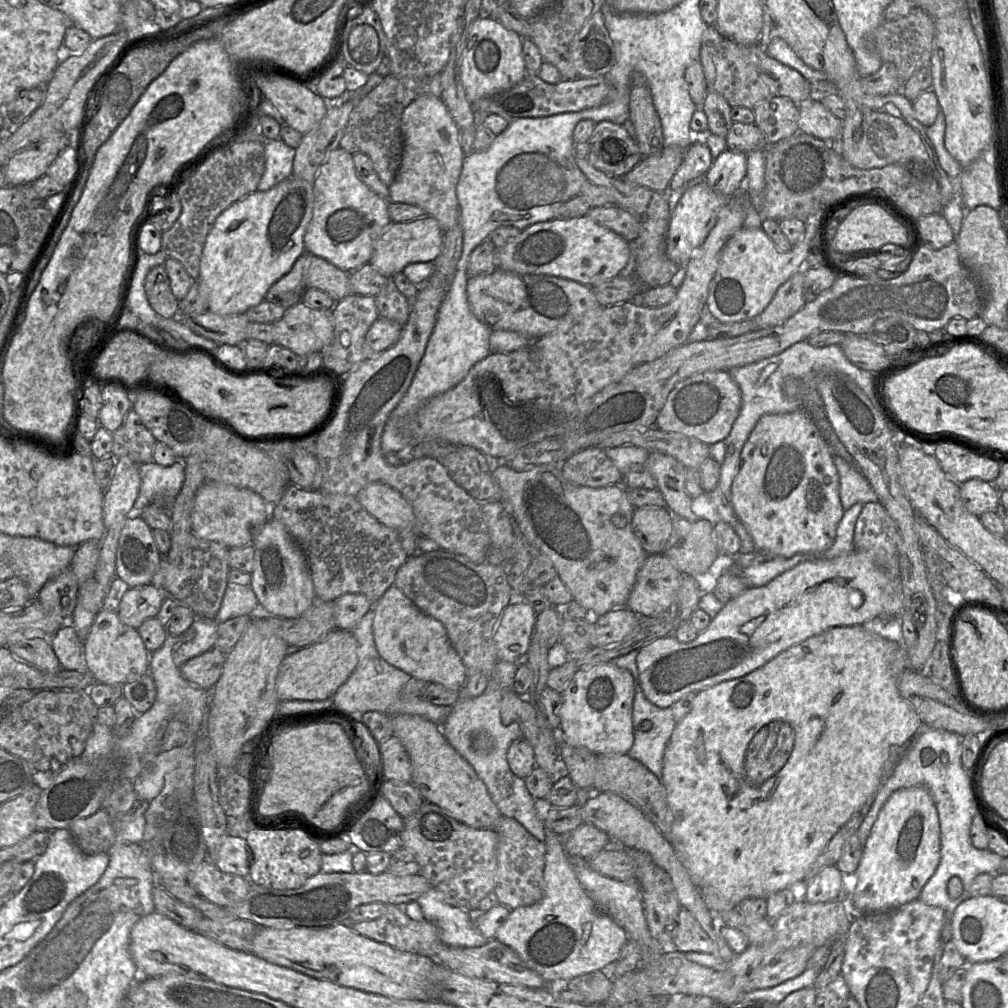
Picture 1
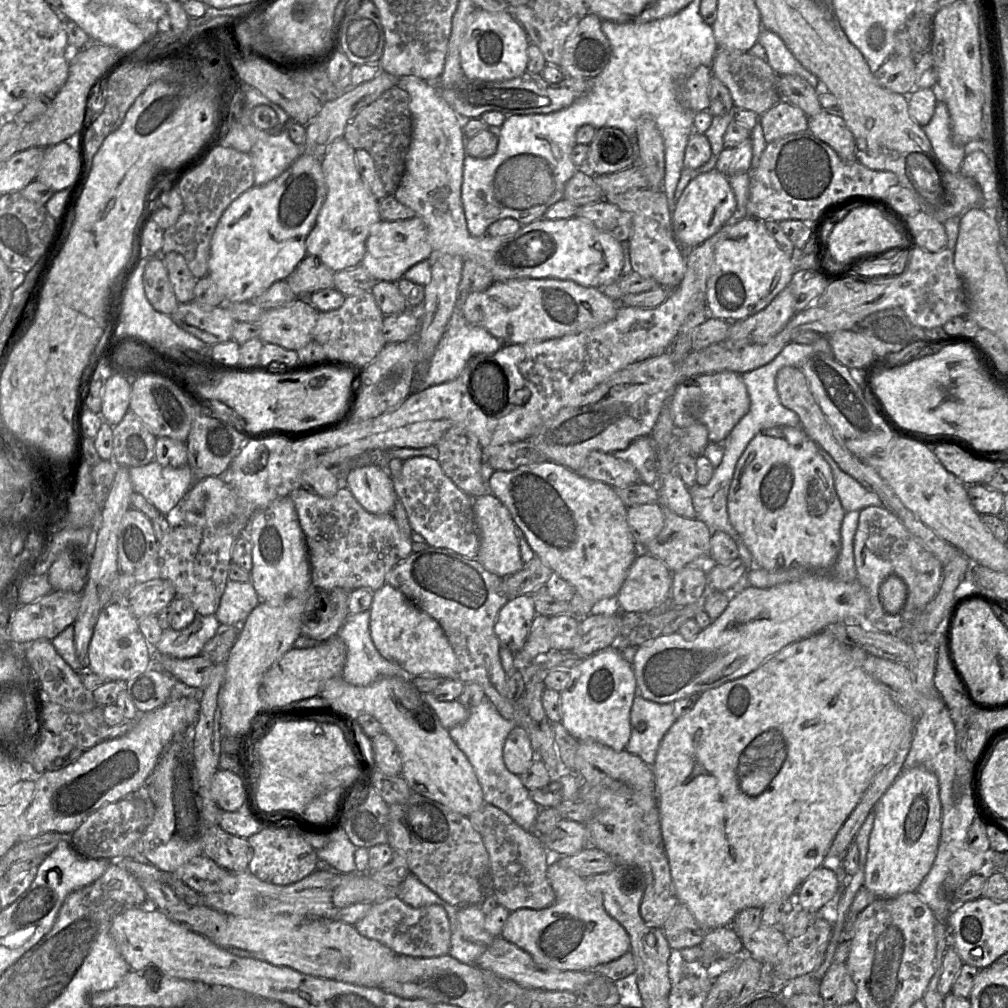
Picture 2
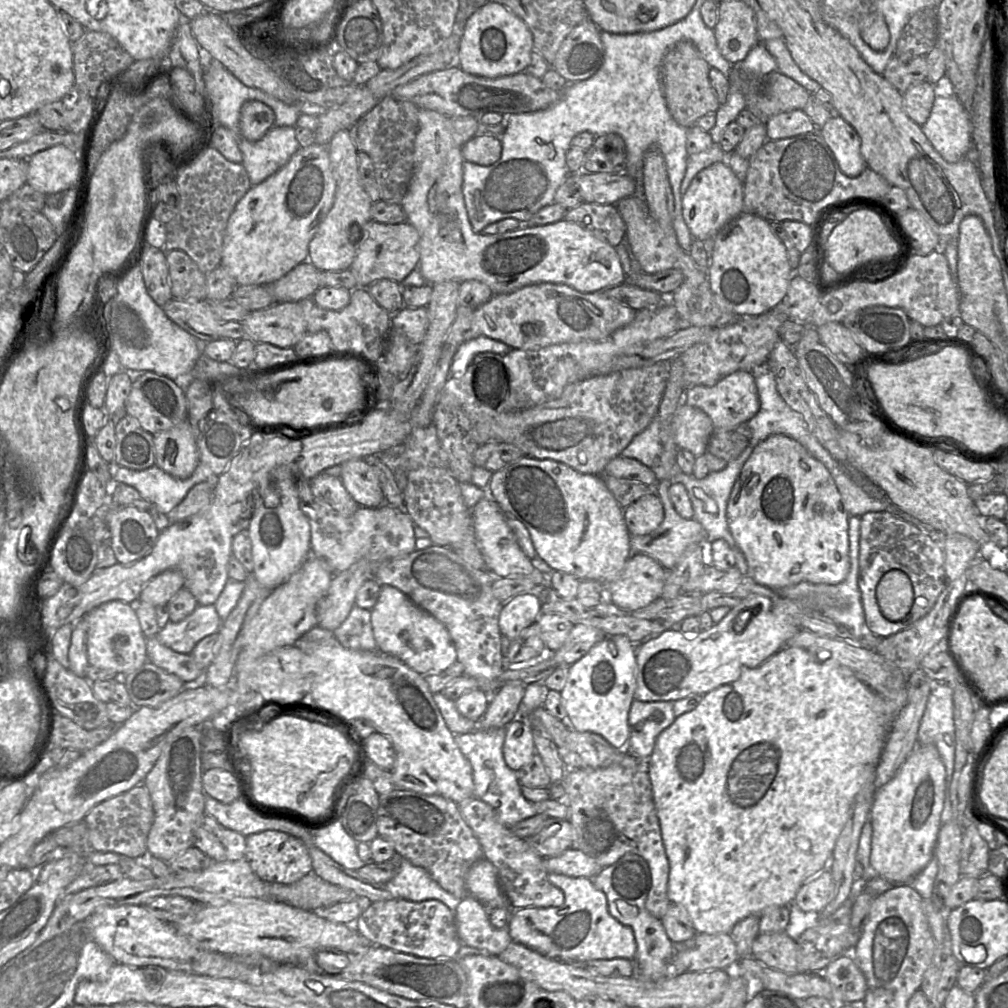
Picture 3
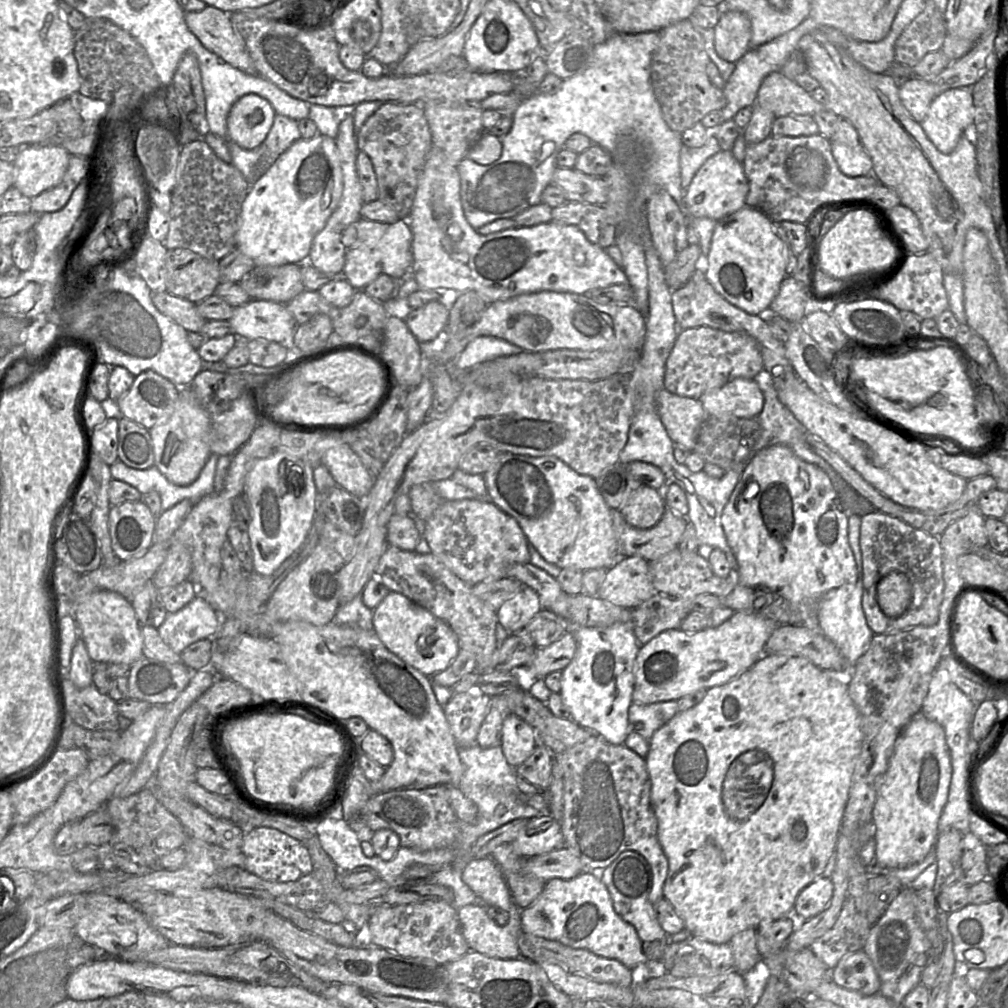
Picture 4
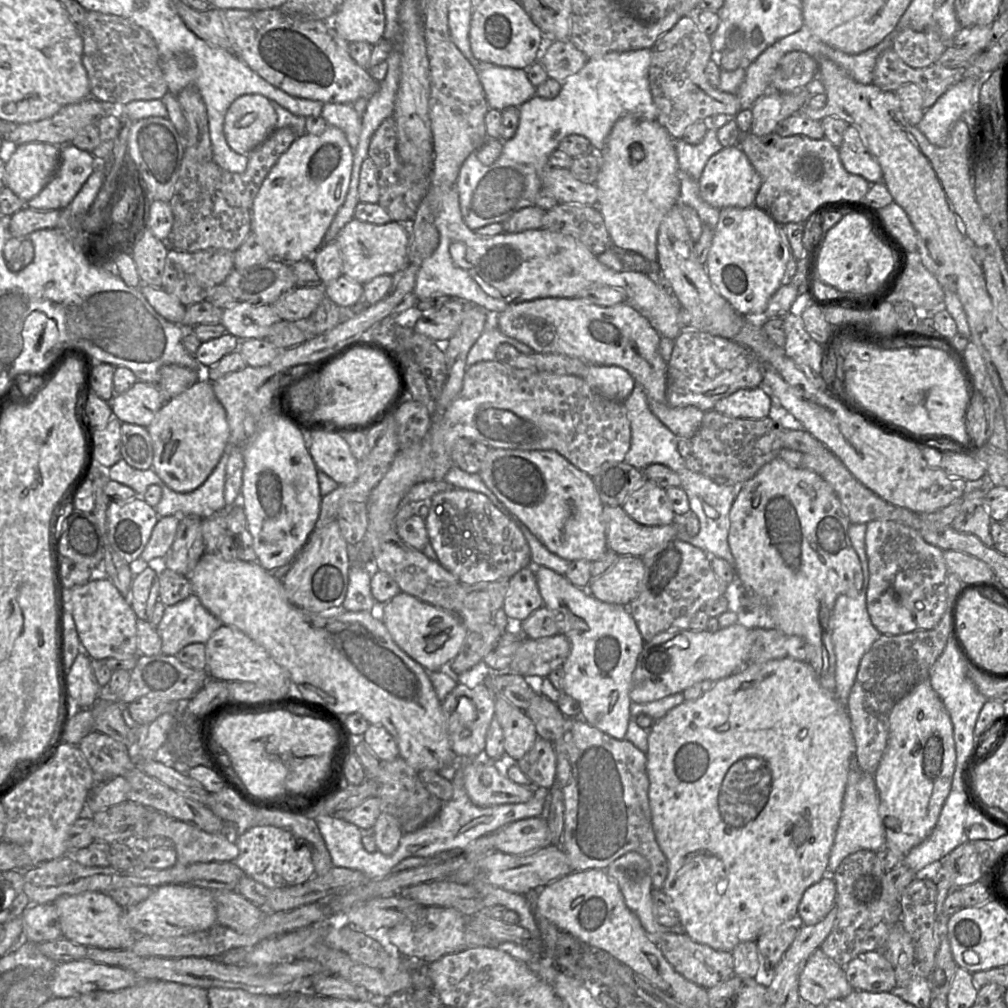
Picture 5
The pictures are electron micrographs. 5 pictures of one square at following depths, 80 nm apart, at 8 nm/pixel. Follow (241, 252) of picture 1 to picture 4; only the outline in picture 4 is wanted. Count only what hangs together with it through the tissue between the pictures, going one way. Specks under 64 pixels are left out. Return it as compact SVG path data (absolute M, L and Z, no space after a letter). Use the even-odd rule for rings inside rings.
M318 134L312 139L300 138L294 142L270 168L250 187L249 192L242 204L238 217L238 229L235 234L236 249L251 258L257 266L281 266L284 264L308 263L308 255L311 250L315 236L325 227L329 217L337 208L343 192L343 173L340 165L339 153L335 144L335 139L326 135Z

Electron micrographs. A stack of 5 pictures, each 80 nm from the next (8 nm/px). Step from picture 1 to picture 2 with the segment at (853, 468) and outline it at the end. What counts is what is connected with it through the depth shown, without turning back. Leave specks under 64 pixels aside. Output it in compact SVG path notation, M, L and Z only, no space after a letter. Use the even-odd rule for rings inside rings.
M824 449L820 451L831 467L834 487L845 512L860 511L869 506L883 507L876 494L868 491L852 476L844 472Z

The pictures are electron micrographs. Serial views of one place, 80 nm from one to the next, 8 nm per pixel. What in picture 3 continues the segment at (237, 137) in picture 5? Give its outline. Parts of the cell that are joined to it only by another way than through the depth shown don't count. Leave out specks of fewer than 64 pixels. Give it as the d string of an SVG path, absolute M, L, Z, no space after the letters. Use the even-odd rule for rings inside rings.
M250 100L240 110L240 128L242 135L249 141L258 141L275 123L275 114L266 104Z

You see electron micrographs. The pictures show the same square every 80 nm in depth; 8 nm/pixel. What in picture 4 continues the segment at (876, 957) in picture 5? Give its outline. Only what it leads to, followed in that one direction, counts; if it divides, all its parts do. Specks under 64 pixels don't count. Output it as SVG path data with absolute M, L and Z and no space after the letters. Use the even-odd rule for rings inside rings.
M863 951L842 958L831 969L830 979L838 986L870 996L879 993L880 979L869 956Z

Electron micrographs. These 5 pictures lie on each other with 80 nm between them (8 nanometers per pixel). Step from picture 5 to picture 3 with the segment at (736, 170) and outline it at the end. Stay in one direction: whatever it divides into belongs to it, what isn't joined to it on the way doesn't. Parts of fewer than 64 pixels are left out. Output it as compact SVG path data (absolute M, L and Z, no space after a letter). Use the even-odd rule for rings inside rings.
M725 161L700 171L682 196L683 218L693 238L705 241L715 237L728 221L739 216L743 212L743 190L744 183Z

